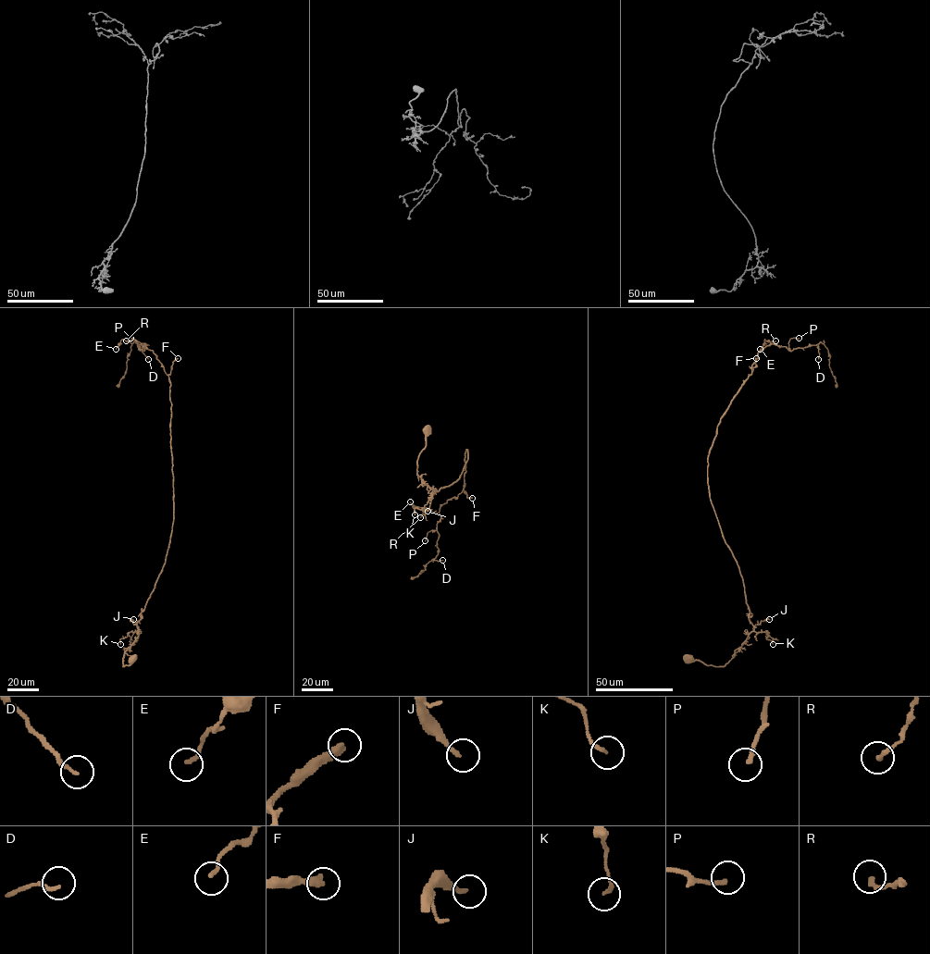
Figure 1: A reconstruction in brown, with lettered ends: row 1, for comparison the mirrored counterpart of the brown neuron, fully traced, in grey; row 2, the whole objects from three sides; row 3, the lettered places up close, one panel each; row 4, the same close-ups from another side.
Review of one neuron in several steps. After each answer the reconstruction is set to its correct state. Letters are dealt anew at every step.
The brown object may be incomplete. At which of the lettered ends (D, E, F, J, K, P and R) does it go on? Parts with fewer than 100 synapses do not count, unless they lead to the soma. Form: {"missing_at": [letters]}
{"missing_at": ["F"]}

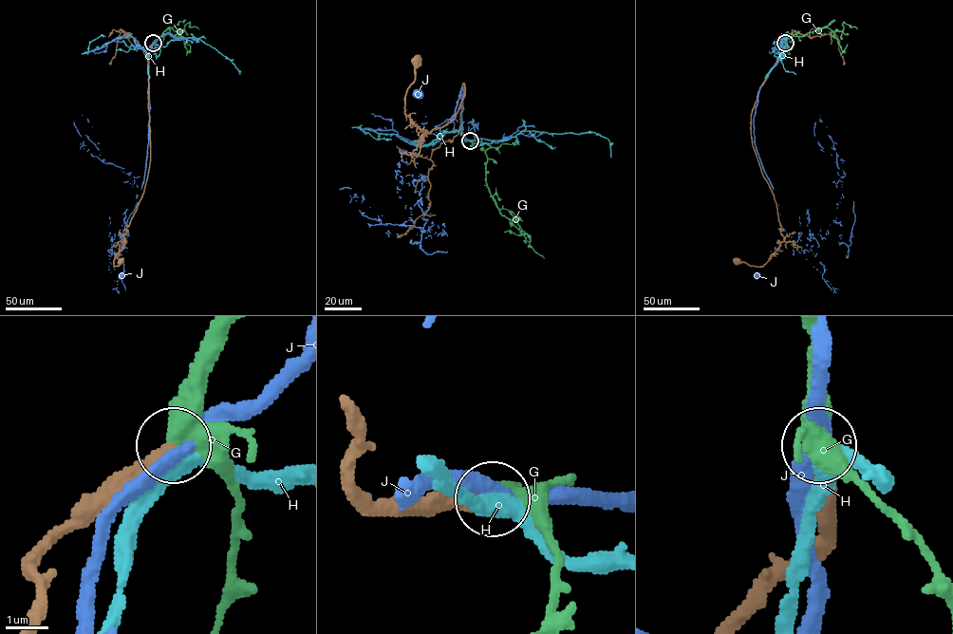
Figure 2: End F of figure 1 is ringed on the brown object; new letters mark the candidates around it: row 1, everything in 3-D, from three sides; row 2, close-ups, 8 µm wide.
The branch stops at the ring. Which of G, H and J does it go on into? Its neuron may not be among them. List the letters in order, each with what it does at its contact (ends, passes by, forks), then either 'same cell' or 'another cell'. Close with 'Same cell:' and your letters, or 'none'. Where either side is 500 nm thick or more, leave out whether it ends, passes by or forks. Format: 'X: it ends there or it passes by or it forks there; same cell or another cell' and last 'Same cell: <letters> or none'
G: it passes by; same cell
H: it passes by; another cell
J: it passes by; another cell
Same cell: G

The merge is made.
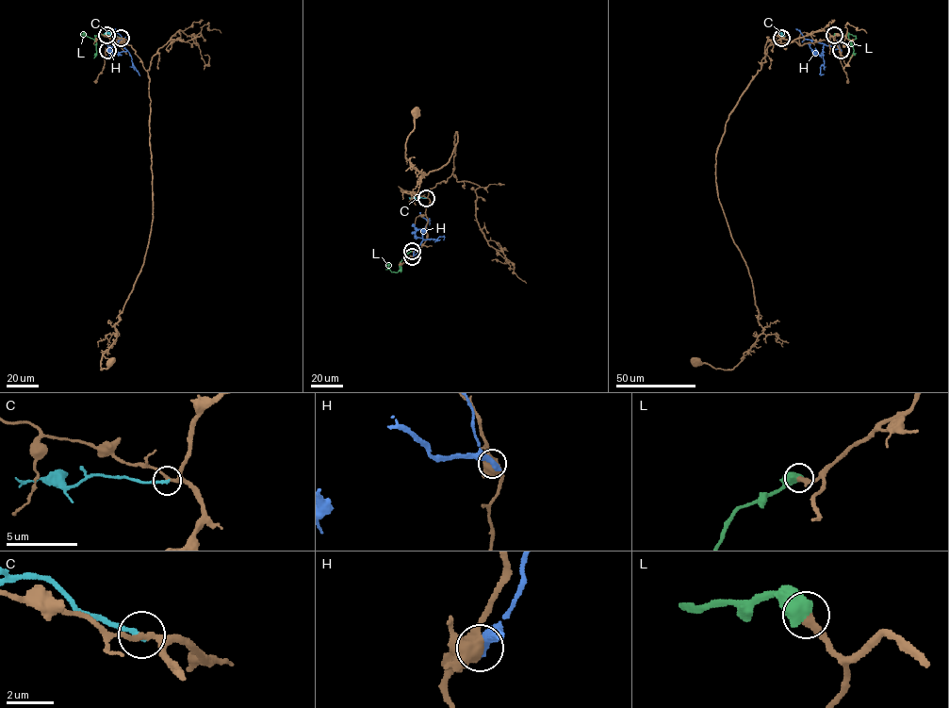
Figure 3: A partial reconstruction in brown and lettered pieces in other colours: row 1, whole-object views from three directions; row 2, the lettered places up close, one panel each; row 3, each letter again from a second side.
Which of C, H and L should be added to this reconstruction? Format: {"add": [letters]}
{"add": ["L"]}

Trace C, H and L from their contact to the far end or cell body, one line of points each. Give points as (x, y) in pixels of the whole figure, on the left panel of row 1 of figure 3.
C: (121, 38), (104, 33)
H: (107, 50), (118, 43), (126, 50), (110, 55), (107, 44), (109, 42)
L: (106, 35), (94, 36), (95, 40), (84, 35), (84, 31)

